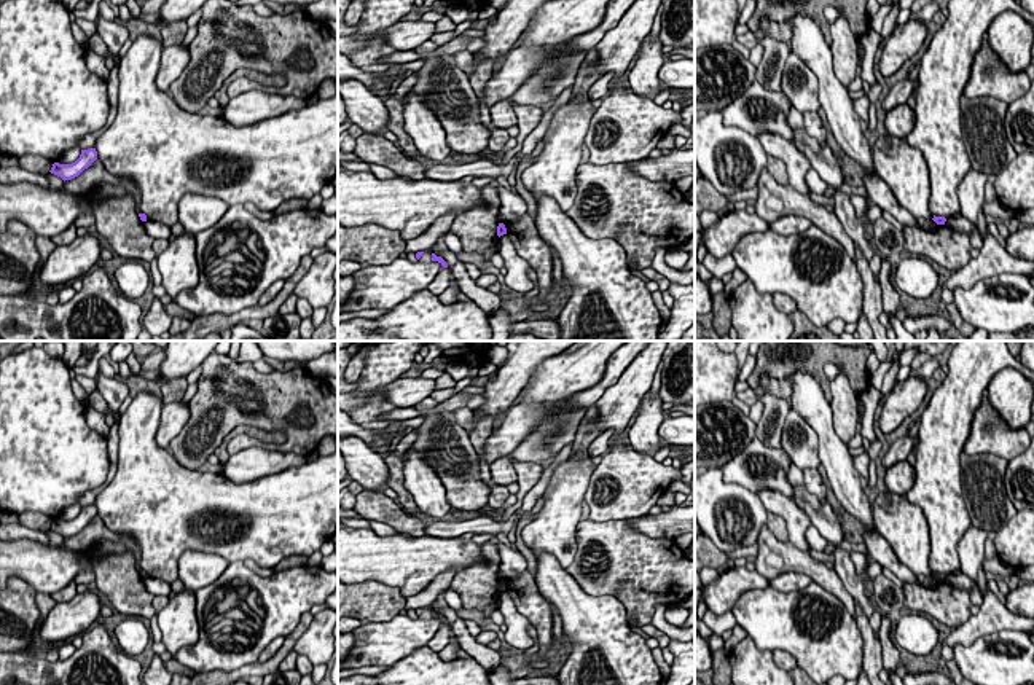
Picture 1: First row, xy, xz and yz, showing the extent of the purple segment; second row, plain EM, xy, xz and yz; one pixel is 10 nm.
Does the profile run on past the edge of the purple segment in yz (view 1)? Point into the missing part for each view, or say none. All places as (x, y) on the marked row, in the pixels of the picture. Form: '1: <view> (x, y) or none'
1: none

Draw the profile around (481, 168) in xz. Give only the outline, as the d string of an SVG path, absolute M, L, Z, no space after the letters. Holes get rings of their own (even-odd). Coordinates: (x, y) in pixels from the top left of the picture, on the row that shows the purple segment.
M513 158L508 164L494 164L488 159L478 159L465 164L433 164L425 167L425 177L432 180L462 180L464 177L489 177L492 180L499 177L508 178L515 170L515 164L519 164L521 158Z

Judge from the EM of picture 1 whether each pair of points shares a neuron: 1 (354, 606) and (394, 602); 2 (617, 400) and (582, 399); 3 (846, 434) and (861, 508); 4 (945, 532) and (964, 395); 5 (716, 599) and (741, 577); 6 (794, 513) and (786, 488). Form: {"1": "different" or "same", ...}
{"1": "same", "2": "different", "3": "different", "4": "same", "5": "same", "6": "different"}

